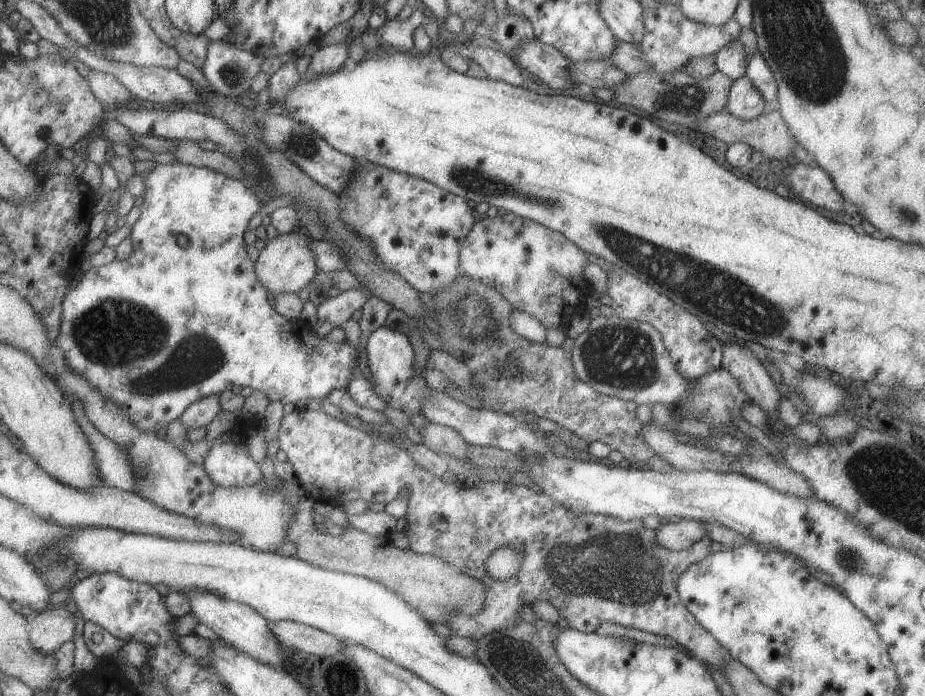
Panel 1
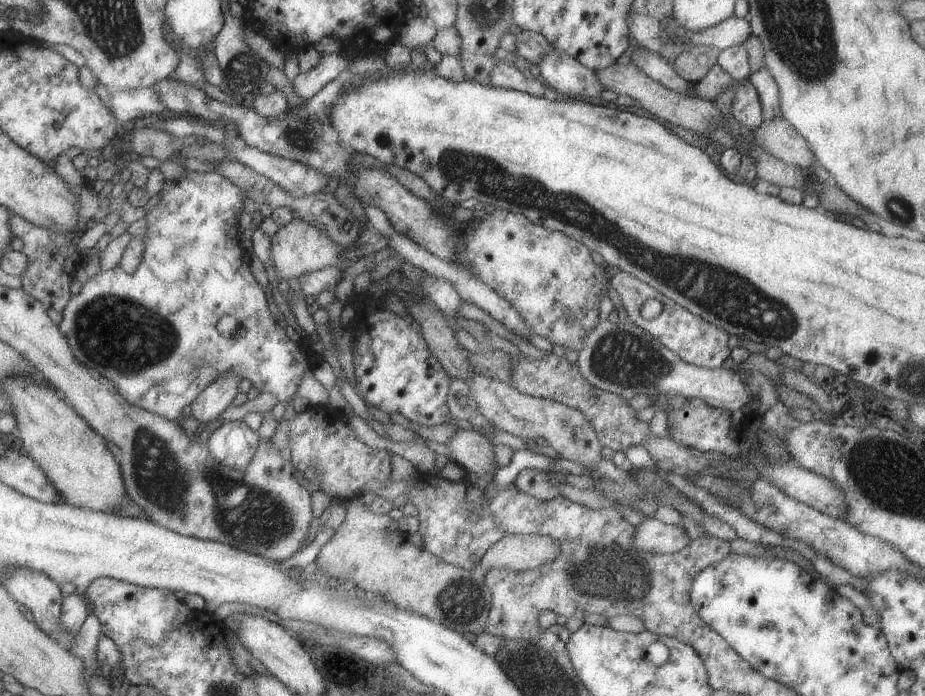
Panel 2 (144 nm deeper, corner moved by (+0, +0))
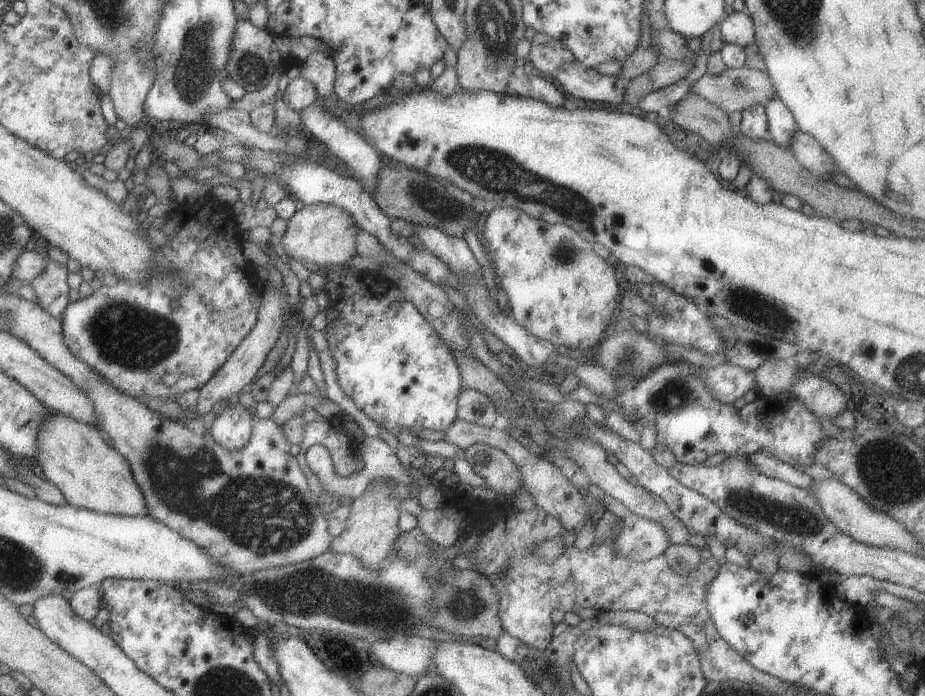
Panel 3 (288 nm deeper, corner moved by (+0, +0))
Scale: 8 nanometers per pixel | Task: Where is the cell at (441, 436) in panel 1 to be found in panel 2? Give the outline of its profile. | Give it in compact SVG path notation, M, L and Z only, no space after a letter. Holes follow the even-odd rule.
M459 426L455 430L445 448L449 450L453 462L469 474L493 474L499 470L493 460L493 444L489 442L489 438L481 436L479 432L471 432L465 426Z

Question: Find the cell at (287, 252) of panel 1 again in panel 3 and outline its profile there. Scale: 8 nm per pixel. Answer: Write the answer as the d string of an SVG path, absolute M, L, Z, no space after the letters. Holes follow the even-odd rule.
M327 204L305 206L287 220L287 230L283 238L275 242L275 252L285 254L287 258L299 260L303 264L341 268L357 256L357 250L355 250L357 228L359 226L353 222L353 218L339 206L327 206Z

